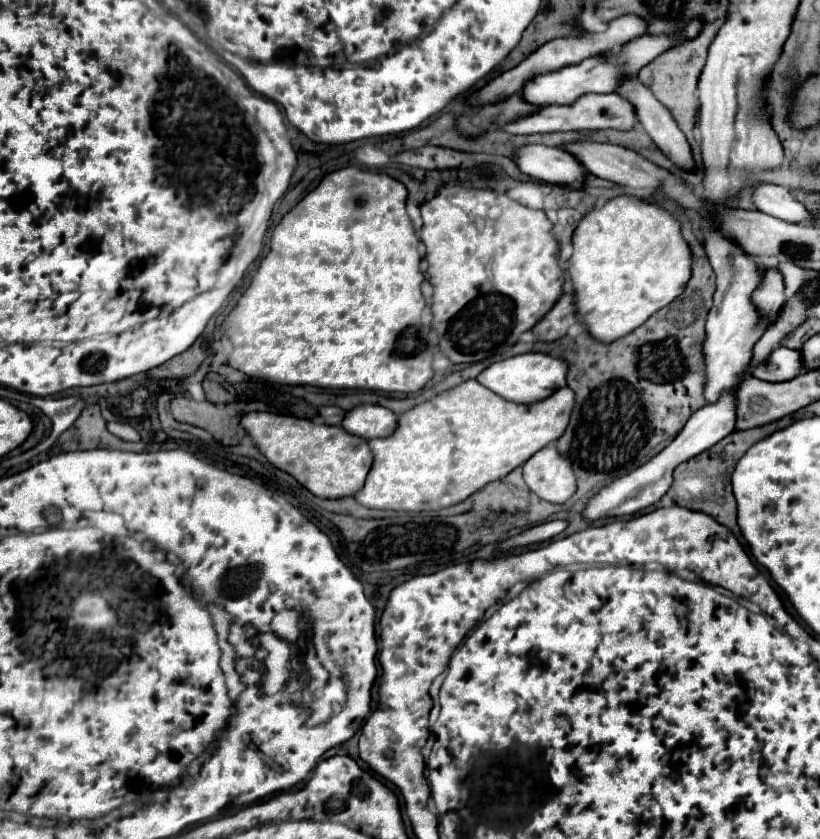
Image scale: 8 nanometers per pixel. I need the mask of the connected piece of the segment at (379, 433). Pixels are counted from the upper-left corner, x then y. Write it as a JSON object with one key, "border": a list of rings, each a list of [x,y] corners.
{"border":[[[359,405],[351,409],[343,419],[343,429],[363,439],[389,437],[397,429],[399,417],[381,405]]]}

